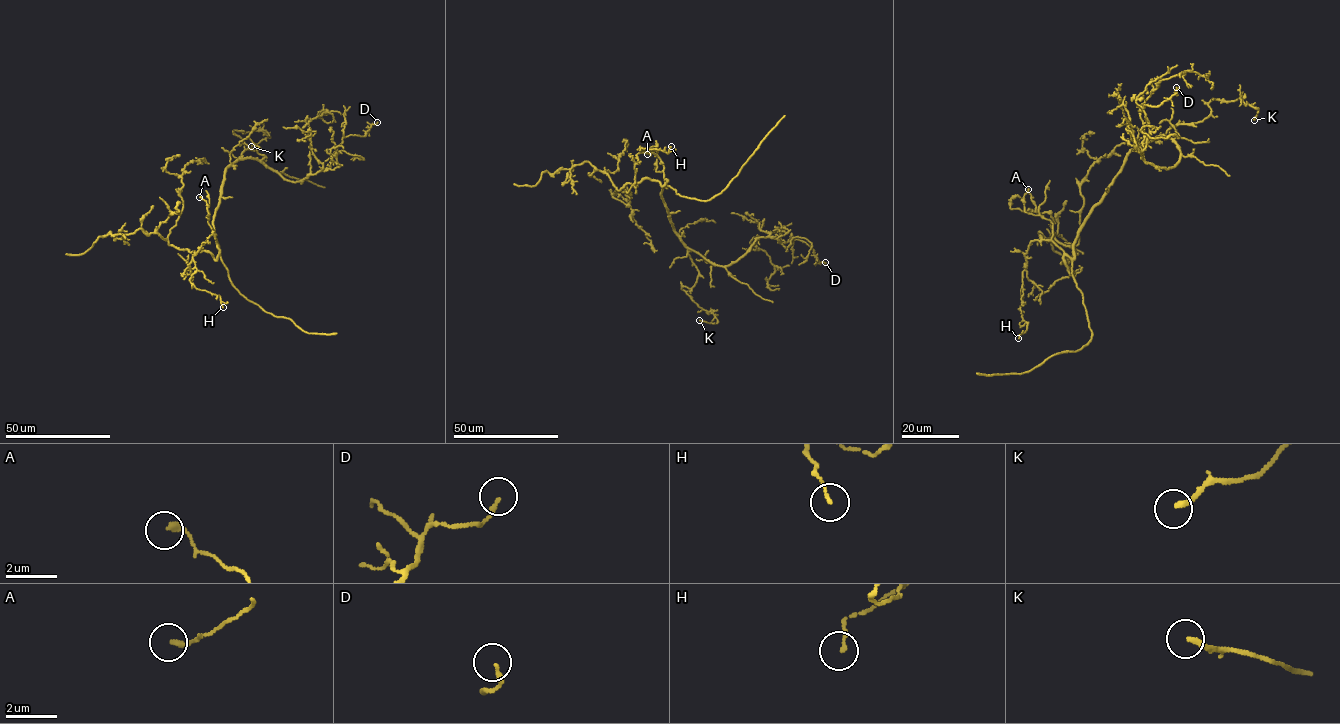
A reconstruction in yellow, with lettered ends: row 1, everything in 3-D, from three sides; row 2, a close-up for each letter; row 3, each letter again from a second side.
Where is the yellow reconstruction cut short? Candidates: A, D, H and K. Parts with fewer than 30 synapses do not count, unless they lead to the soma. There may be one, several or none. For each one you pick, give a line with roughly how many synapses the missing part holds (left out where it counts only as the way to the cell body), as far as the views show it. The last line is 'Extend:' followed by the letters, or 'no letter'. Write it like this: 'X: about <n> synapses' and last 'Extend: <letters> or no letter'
Extend: no letter

